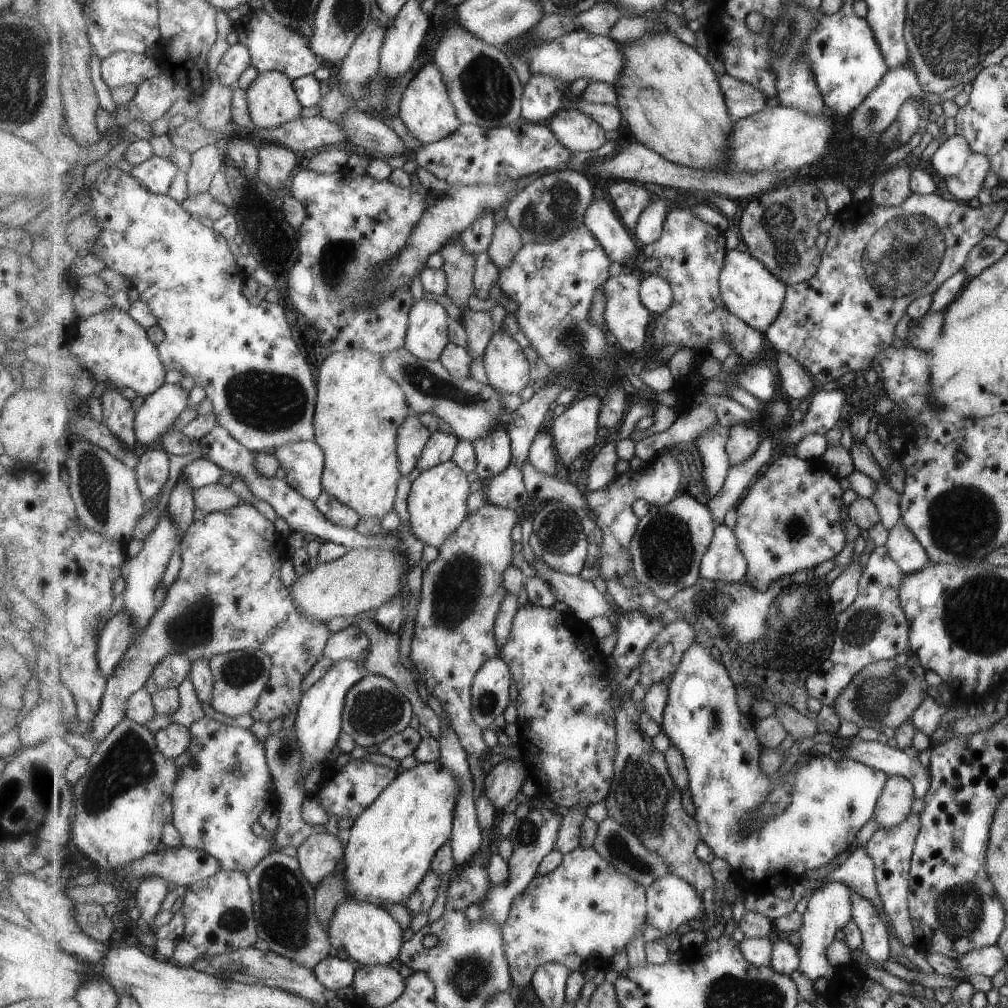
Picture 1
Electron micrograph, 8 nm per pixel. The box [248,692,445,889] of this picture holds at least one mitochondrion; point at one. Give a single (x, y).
(285, 750)

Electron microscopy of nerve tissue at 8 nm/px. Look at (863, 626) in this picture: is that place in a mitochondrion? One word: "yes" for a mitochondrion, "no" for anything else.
yes

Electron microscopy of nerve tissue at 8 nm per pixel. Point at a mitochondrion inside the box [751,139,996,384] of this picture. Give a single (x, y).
(908, 253)

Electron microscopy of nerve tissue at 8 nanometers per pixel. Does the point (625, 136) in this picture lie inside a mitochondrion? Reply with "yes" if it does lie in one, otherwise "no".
no

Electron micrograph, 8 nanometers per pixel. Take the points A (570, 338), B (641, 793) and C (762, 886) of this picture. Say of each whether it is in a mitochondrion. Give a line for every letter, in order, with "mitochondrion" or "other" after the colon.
A: mitochondrion
B: mitochondrion
C: other

